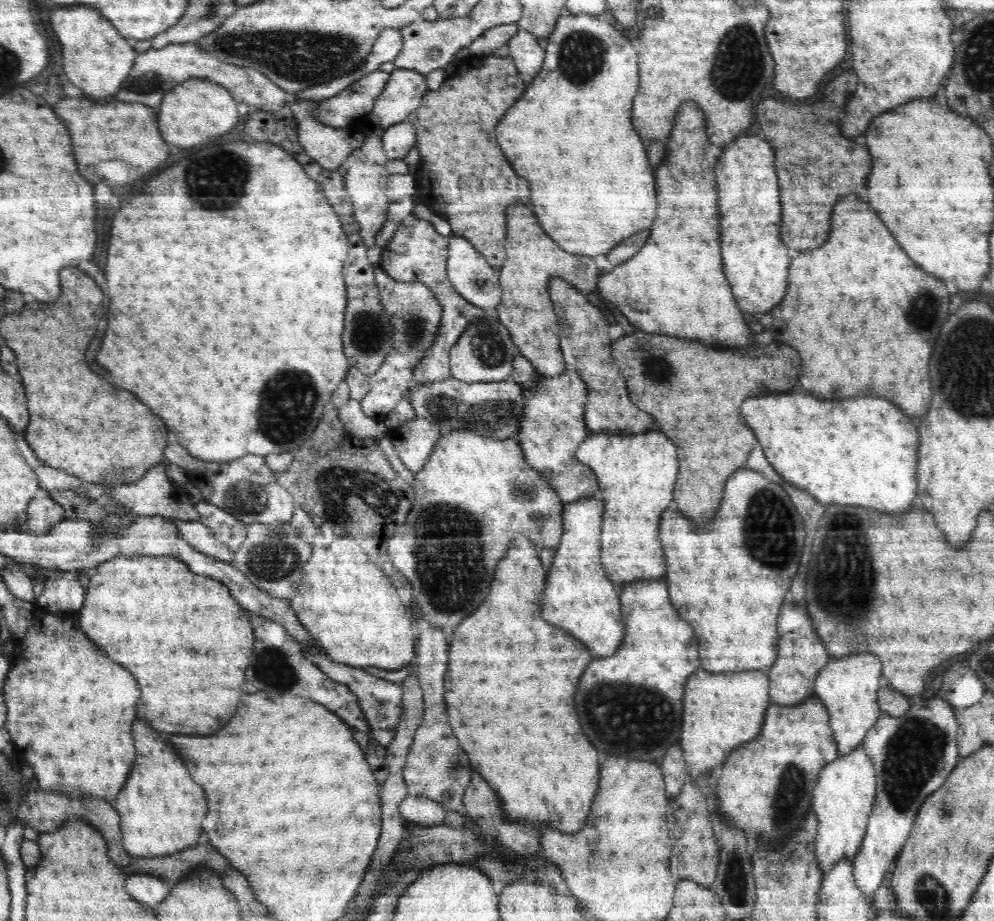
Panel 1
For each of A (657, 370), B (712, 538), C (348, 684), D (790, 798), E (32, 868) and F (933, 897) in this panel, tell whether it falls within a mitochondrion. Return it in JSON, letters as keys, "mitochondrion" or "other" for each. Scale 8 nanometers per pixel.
{"A":"mitochondrion","B":"other","C":"other","D":"mitochondrion","E":"other","F":"mitochondrion"}

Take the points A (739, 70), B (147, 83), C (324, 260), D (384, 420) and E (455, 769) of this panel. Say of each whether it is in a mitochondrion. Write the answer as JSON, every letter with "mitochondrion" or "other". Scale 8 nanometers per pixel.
{"A":"mitochondrion","B":"mitochondrion","C":"other","D":"other","E":"mitochondrion"}

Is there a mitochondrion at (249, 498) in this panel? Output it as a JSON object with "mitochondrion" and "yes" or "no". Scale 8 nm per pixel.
{"mitochondrion":"yes"}

